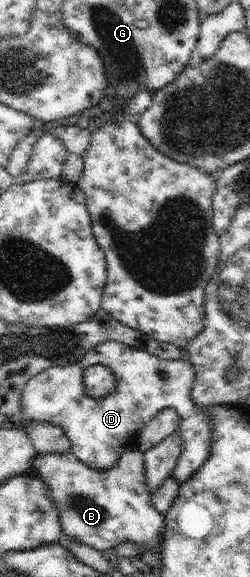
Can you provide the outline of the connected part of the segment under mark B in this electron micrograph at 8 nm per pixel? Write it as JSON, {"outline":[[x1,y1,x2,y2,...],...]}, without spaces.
{"outline":[[70,450,63,453,38,453,36,455,36,458,34,458,31,471,37,475,40,479,45,481,45,483,48,486,48,493,51,499,53,500,53,505,57,509,57,513,60,519,60,524,63,530,64,539,68,538,72,541,76,540,78,544,85,544,90,545,91,547,97,548,99,551,106,550,106,548,116,548,123,540,131,540,135,543,138,543,139,545,146,545,146,549,142,550,150,550,150,545,153,547,157,547,158,545,163,544,163,540,165,538,165,522,164,517,162,513,159,513,157,511,157,508,154,508,154,505,150,502,151,500,151,490,148,488,148,485,145,481,145,453,143,453,140,450,131,450,130,452,127,452,114,464,114,466,105,473,98,473,97,471,94,471,91,468,88,468,85,464,82,464,81,460,78,460,76,458,76,455]]}

